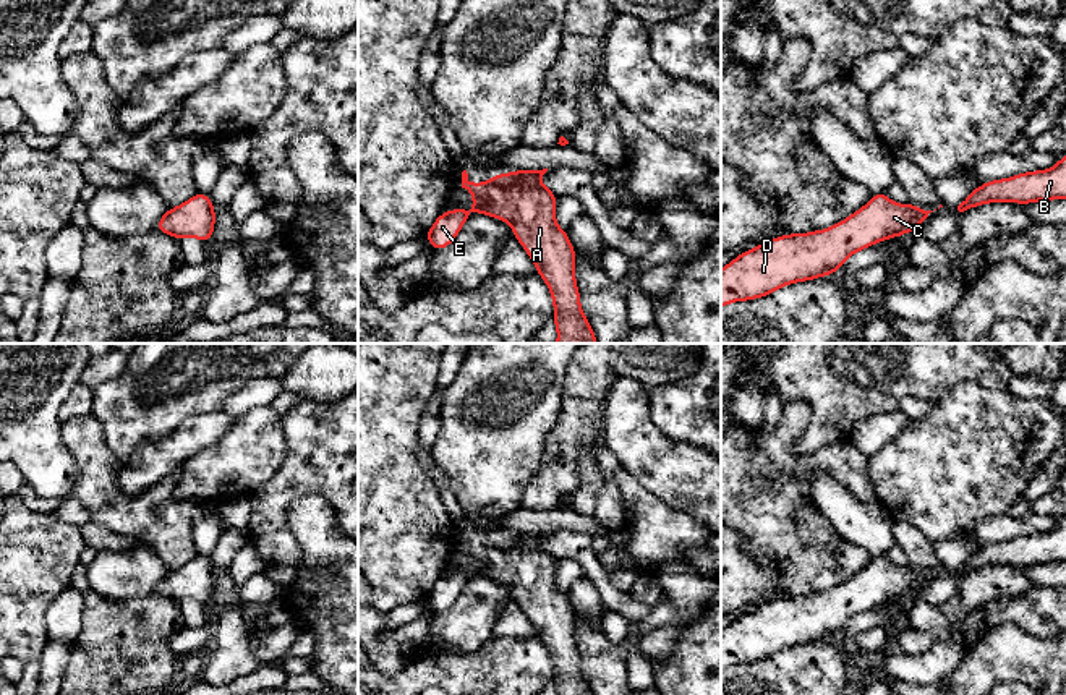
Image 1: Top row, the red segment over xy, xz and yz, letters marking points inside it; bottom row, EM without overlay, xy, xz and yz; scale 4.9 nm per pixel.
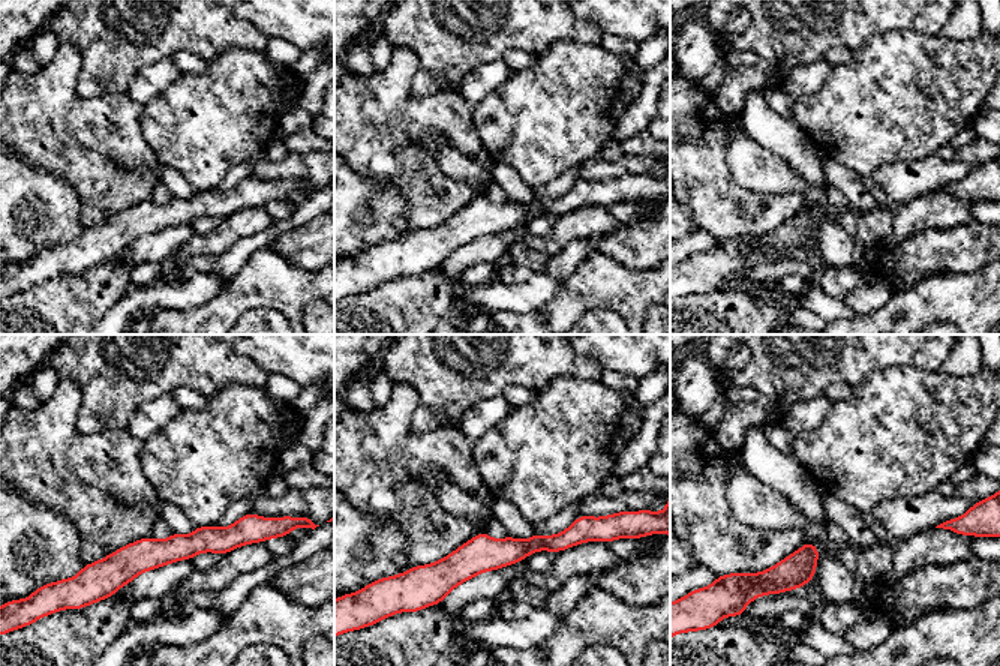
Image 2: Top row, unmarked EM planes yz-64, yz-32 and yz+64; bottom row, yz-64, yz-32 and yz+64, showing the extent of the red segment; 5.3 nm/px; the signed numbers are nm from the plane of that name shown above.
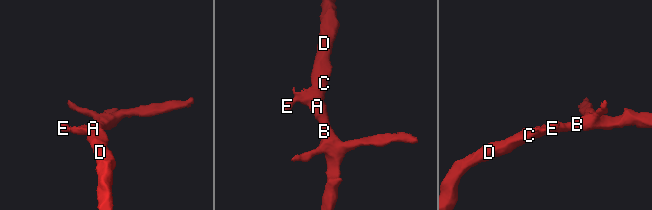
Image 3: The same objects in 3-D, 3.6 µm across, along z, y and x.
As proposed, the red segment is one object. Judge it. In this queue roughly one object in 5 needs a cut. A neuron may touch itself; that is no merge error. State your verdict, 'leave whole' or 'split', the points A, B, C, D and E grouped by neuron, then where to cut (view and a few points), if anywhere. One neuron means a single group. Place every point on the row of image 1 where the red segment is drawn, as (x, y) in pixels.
leave whole | A B C D E | no cut

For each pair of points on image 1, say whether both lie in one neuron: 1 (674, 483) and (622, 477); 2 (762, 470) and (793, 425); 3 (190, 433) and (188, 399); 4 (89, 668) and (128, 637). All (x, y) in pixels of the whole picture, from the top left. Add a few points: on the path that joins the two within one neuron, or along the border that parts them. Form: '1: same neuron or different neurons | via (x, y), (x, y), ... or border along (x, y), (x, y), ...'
1: different neurons | border along (619, 464), (665, 503)
2: same neuron | via (767, 459), (784, 436)
3: different neurons | border along (221, 409), (211, 413), (190, 415), (159, 439)
4: same neuron | via (99, 666), (119, 647)

